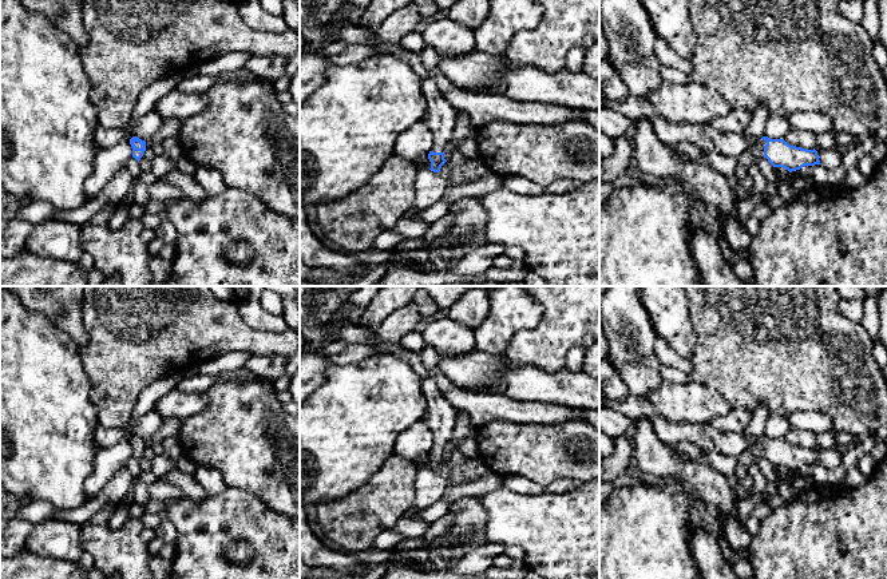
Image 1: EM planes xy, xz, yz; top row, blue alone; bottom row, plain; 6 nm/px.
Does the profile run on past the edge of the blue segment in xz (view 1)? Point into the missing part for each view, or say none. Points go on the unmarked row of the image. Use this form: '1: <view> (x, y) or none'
1: xz (440, 416)

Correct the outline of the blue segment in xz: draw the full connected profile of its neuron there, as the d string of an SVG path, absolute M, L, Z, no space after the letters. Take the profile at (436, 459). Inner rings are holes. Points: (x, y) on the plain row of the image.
M425 345L420 356L429 372L429 374L421 380L421 389L428 405L424 423L433 435L433 448L428 453L431 461L429 469L439 472L447 461L444 459L444 448L454 435L458 411L441 396L437 386L435 370L439 368L439 353L432 346Z

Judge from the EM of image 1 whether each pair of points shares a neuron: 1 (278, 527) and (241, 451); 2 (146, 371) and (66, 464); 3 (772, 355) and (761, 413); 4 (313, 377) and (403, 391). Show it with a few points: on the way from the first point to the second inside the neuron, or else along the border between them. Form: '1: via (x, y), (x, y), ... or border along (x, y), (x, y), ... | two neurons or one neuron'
1: border along (242, 490), (254, 492), (270, 508), (285, 515) | two neurons
2: border along (90, 393), (99, 424) | two neurons
3: border along (769, 412), (763, 404), (759, 404), (752, 413) | two neurons
4: border along (331, 365), (325, 380), (313, 392) | two neurons

